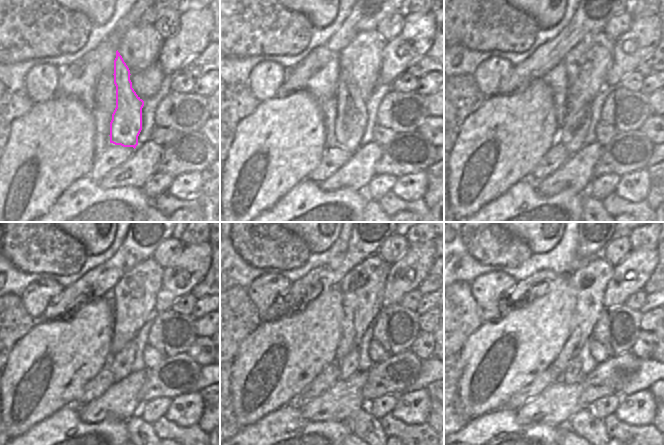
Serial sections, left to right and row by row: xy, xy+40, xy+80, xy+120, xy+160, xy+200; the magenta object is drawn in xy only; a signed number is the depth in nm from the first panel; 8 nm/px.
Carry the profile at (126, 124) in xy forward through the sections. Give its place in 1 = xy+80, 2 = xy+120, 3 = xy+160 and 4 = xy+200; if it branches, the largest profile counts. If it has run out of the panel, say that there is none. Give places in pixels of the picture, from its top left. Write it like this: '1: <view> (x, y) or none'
1: xy+80 (571, 134)
2: xy+120 (121, 363)
3: xy+160 (348, 366)
4: xy+200 (572, 374)

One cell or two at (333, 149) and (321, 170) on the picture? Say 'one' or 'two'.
one

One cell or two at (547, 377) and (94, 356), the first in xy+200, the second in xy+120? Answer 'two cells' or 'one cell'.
two cells

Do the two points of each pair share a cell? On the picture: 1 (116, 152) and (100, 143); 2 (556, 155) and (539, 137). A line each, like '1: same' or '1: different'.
1: different
2: different

